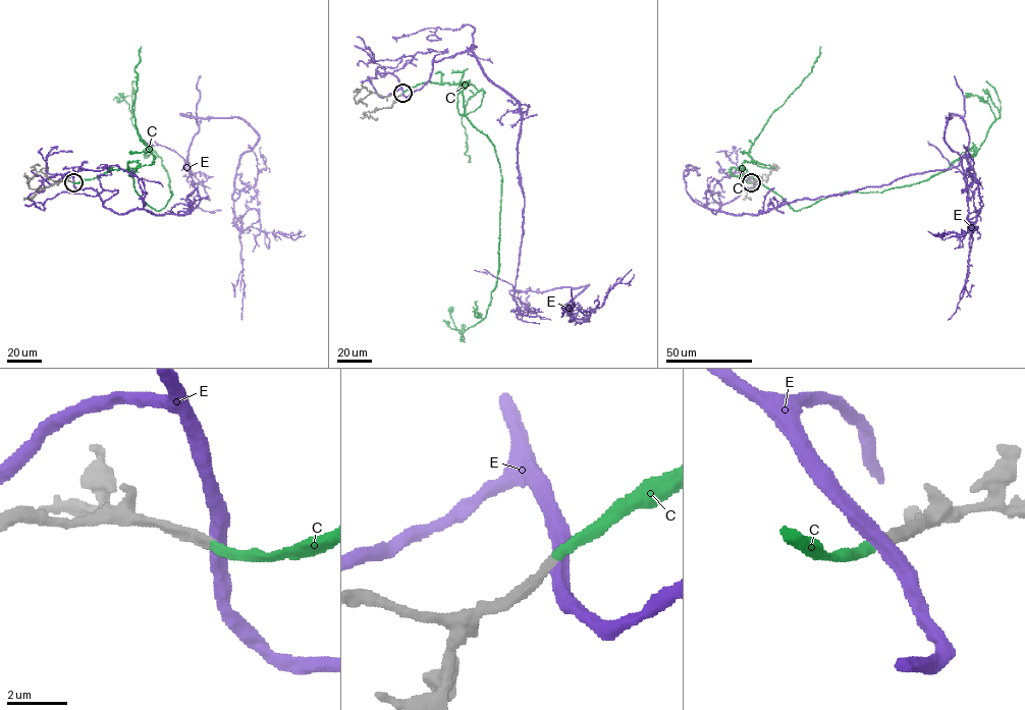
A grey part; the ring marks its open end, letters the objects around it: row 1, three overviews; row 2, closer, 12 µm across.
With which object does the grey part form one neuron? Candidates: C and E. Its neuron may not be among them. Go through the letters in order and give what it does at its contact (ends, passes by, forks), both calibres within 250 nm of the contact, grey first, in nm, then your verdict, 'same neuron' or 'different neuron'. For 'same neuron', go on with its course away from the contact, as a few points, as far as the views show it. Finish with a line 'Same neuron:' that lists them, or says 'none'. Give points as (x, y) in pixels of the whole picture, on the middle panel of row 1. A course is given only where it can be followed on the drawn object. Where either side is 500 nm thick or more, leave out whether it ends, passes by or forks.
C: it ends; calibres 360 and 320 nm; same neuron; course (402, 93), (469, 80), (465, 114), (500, 169), (499, 268), (486, 315), (462, 341), (443, 321)
E: it passes by; calibres 380 and 440 nm; different neuron
Same neuron: C

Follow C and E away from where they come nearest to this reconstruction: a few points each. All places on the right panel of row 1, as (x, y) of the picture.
C: (751, 182), (739, 166), (800, 210), (846, 192), (927, 180), (984, 141), (1000, 111), (989, 96), (980, 100)
E: (752, 182), (710, 209), (950, 169), (968, 140), (952, 113), (980, 209), (932, 234)

